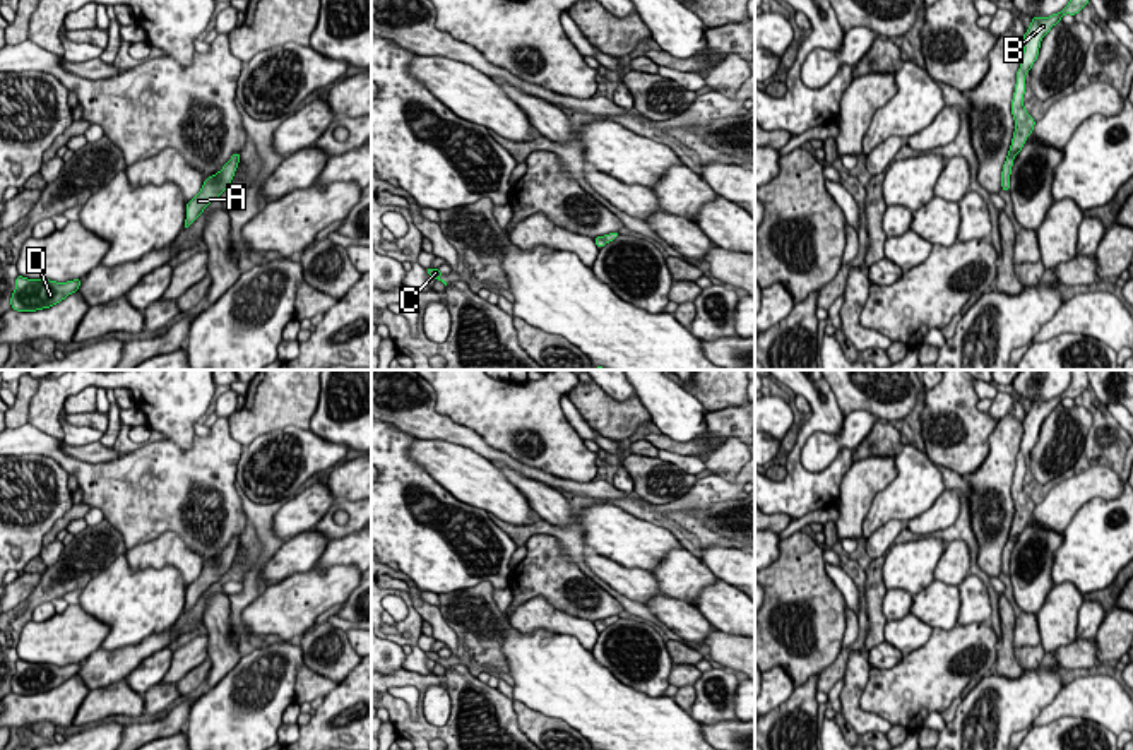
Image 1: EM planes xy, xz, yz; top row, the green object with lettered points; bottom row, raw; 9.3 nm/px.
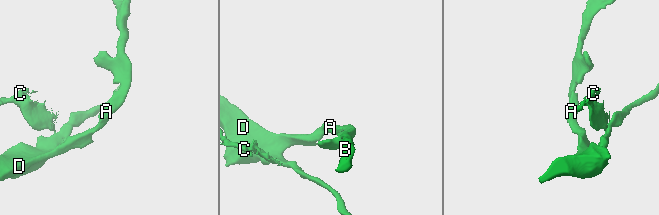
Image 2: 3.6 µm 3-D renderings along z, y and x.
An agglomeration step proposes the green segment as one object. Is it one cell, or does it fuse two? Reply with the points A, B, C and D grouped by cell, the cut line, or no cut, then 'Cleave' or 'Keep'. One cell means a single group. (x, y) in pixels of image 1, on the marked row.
Groups: A B C D. No split. Keep

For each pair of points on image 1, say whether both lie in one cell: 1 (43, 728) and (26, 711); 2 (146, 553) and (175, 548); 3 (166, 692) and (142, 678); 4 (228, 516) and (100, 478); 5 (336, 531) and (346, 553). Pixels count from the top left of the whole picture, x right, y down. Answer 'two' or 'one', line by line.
1: two
2: one
3: two
4: one
5: two

